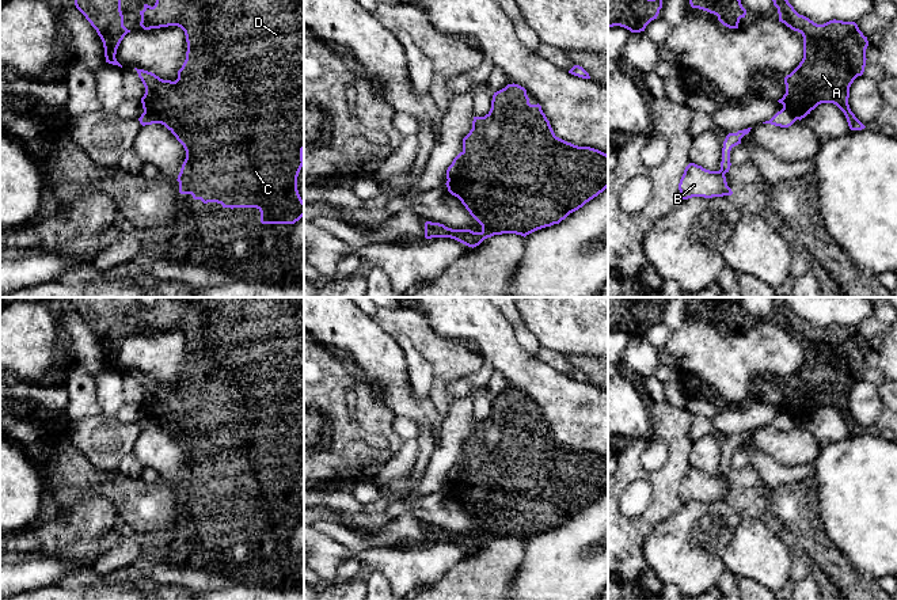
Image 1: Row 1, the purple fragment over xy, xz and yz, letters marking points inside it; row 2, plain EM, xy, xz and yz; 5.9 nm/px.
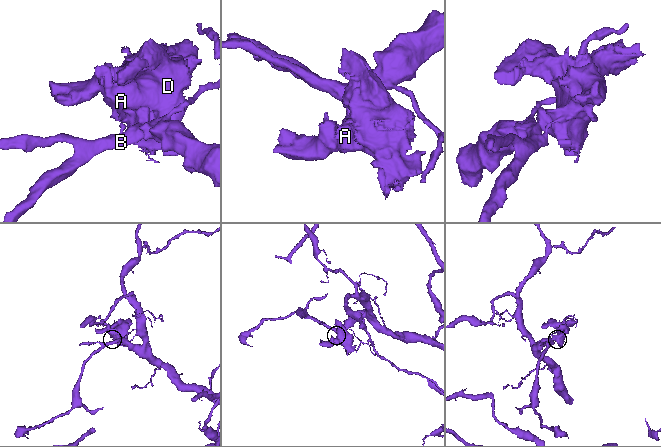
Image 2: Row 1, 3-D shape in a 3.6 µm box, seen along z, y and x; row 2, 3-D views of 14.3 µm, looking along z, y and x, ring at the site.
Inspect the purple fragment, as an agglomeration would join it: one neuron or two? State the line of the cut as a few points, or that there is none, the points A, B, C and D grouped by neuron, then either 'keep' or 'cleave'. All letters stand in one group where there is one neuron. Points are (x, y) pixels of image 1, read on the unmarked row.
xz (463, 456), (463, 474), (448, 483) | A C D / B | cleave

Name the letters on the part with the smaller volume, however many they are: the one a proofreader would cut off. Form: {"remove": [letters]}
{"remove": ["A", "C", "D"]}

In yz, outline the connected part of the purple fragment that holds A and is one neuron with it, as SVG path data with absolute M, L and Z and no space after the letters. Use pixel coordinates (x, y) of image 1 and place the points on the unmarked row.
M772 297L774 310L778 312L779 326L784 327L803 341L803 362L799 369L784 381L786 398L778 406L790 414L797 424L805 422L821 407L836 409L845 419L851 434L862 434L866 430L855 421L848 409L850 391L866 371L867 341L855 326L829 324L817 329L799 319L783 297Z

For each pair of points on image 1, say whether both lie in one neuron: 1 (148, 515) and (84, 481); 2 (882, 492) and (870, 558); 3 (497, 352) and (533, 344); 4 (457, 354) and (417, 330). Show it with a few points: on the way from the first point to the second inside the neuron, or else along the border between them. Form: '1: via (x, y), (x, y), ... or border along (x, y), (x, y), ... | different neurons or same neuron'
1: via (132, 498), (114, 486), (101, 486) | same neuron
2: via (882, 508), (878, 542) | same neuron
3: border along (506, 319), (516, 340), (535, 356) | different neurons
4: via (448, 354), (437, 350), (426, 340) | same neuron

